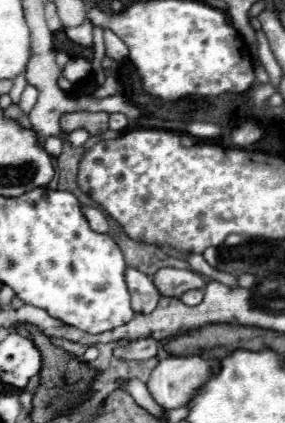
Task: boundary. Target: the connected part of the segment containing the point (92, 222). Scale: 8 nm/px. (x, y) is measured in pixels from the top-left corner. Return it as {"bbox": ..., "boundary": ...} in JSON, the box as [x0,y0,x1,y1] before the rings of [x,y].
{"bbox":[82,206,108,232],"boundary":[[[82,206],[82,216],[88,220],[88,226],[94,230],[94,232],[108,232],[108,222],[106,222],[106,216],[98,210],[98,208],[92,208],[92,206]]]}

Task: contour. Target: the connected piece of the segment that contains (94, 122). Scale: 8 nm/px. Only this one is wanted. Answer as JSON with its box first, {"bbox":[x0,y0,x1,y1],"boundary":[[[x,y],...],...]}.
{"bbox":[60,112,108,134],"boundary":[[[70,112],[60,118],[60,126],[64,132],[84,128],[90,134],[102,134],[108,130],[108,112]]]}

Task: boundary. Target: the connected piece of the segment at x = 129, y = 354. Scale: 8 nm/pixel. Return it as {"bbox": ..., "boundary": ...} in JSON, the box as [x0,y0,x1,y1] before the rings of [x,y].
{"bbox":[112,338,158,360],"boundary":[[[154,338],[134,340],[134,342],[128,342],[126,346],[116,346],[112,350],[112,354],[122,360],[146,360],[156,356],[156,352],[158,352],[158,342]]]}

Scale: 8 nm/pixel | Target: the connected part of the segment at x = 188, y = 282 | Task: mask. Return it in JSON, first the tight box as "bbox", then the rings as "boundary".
{"bbox":[154,268,206,296],"boundary":[[[160,268],[154,274],[154,286],[162,296],[182,296],[186,290],[202,288],[206,280],[192,272],[192,270],[178,270],[178,268]]]}

